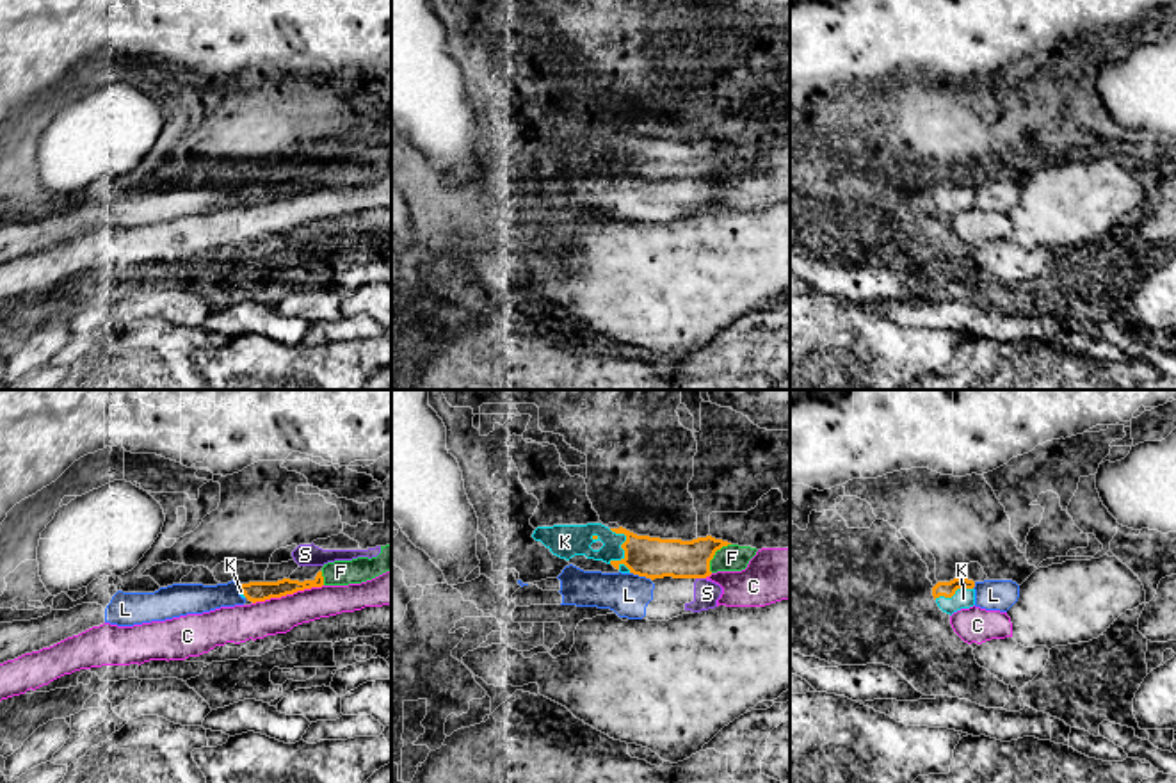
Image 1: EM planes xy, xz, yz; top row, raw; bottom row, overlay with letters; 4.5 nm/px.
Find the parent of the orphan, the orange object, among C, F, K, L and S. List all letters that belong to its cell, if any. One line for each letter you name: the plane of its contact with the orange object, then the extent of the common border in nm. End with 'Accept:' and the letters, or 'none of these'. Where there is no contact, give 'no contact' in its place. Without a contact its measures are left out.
F: xz | 160 nm
K: xz | 220 nm
Accept: F, K

